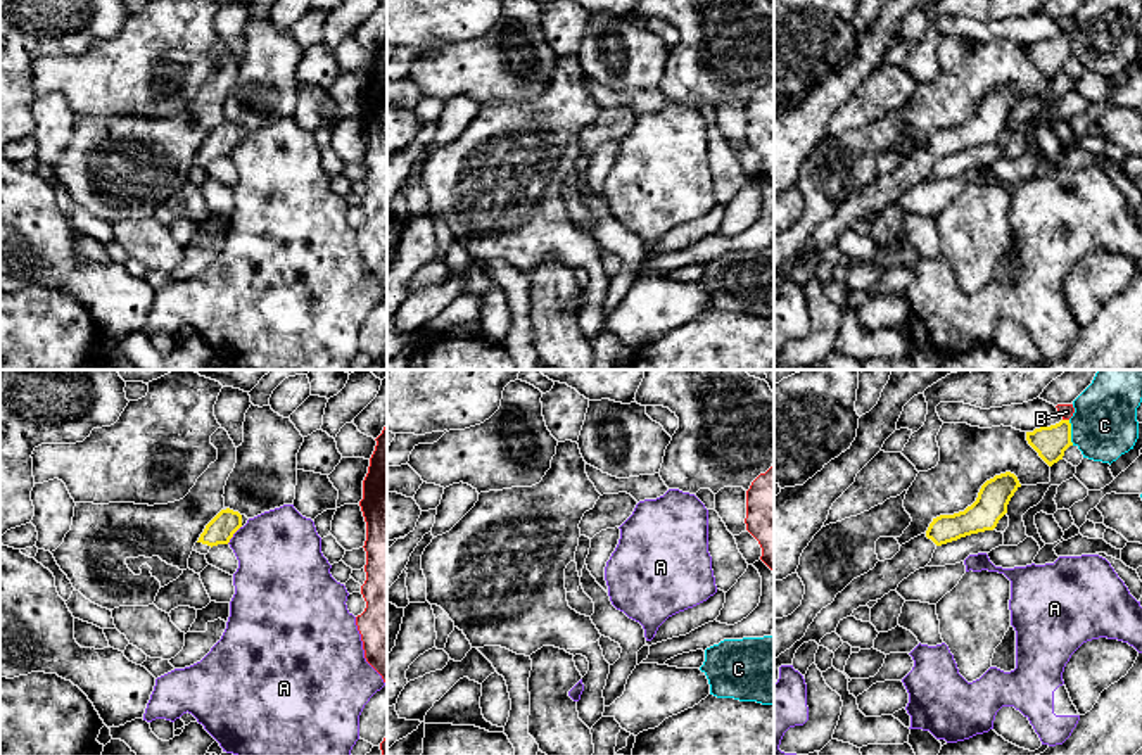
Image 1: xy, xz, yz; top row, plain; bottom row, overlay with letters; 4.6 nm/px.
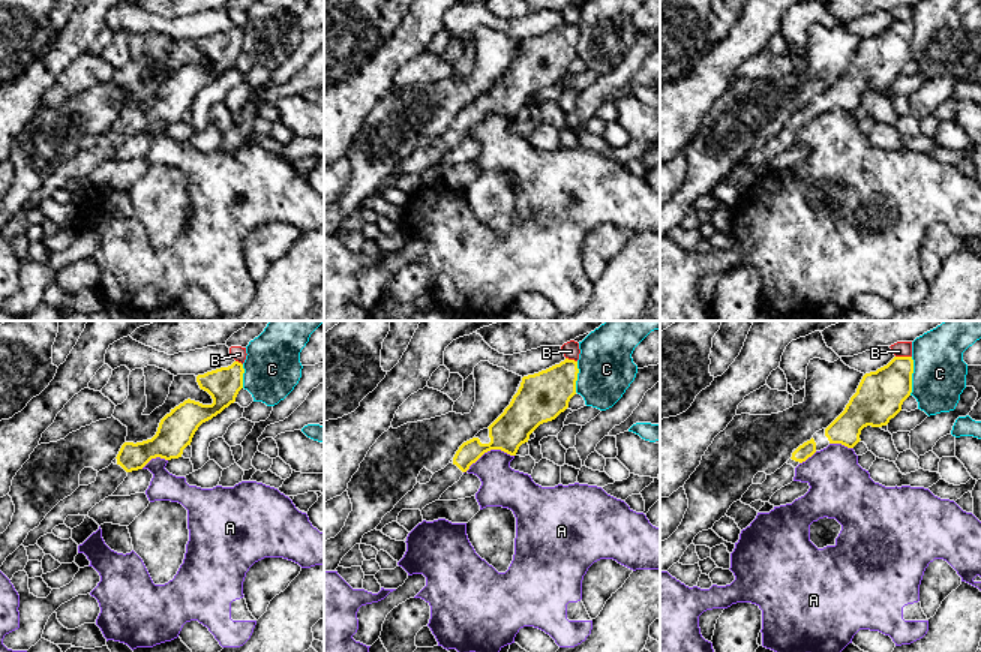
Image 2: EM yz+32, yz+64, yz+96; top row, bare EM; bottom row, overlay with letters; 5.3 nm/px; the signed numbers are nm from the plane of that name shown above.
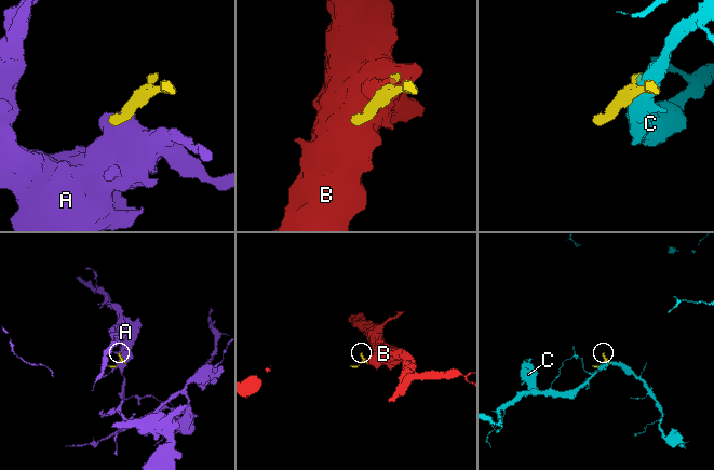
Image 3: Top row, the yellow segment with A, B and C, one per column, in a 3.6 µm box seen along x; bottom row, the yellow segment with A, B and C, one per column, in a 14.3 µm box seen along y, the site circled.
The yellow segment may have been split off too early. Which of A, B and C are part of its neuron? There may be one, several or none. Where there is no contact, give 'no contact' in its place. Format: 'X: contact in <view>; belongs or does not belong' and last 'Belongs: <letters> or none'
A: contact in xy; does not belong
B: contact in yz; does not belong
C: contact in yz; does not belong
Belongs: none

